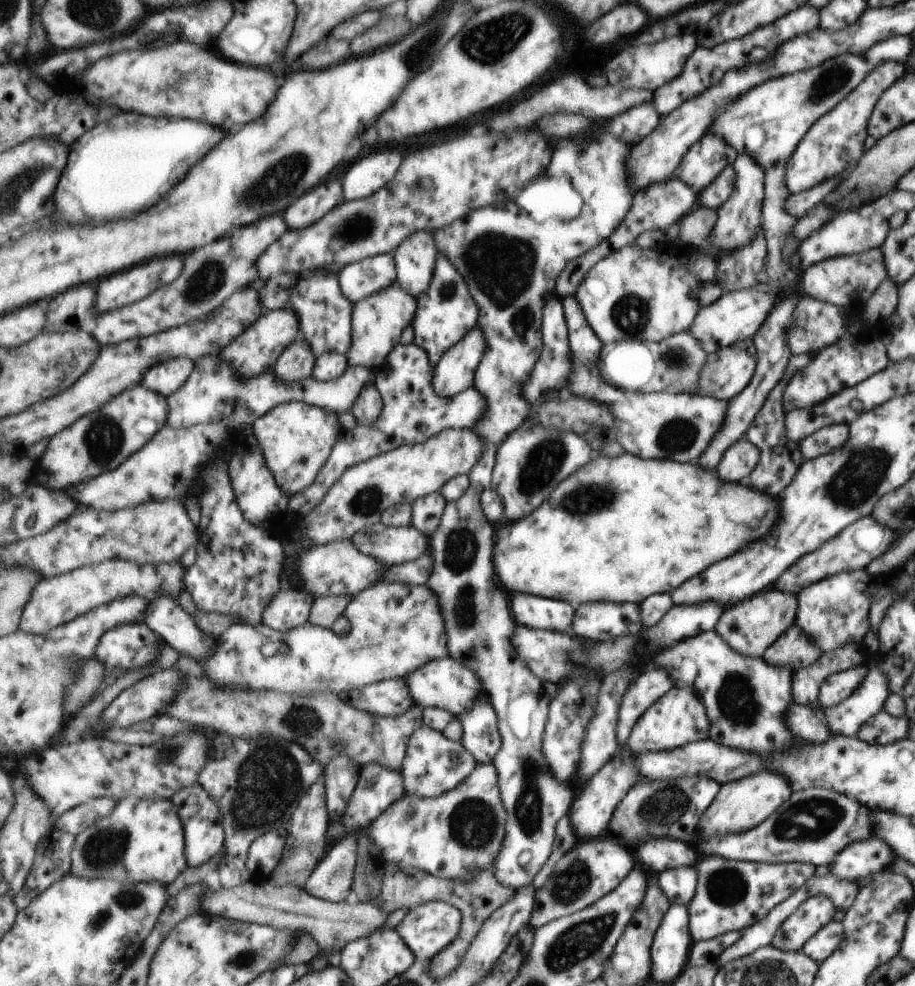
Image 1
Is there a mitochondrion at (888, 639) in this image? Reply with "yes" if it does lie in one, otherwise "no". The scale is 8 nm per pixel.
no

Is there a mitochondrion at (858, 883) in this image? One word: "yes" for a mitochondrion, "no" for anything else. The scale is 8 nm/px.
no

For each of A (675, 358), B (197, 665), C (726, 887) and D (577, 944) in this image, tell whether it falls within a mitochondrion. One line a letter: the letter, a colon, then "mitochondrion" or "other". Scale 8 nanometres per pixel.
A: mitochondrion
B: other
C: mitochondrion
D: mitochondrion

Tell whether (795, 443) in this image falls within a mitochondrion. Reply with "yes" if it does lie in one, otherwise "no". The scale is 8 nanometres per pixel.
no

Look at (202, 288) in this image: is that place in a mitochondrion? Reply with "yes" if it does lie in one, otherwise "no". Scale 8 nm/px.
yes

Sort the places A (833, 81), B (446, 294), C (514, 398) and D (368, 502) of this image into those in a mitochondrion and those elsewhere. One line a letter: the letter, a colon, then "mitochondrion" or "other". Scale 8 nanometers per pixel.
A: mitochondrion
B: mitochondrion
C: other
D: mitochondrion

